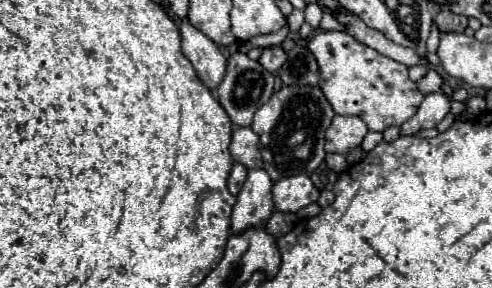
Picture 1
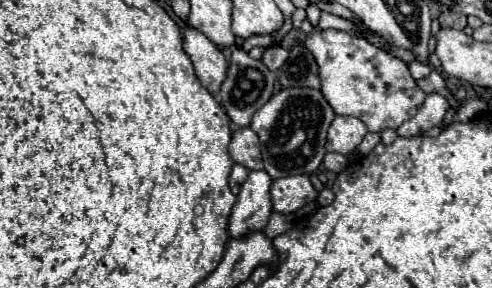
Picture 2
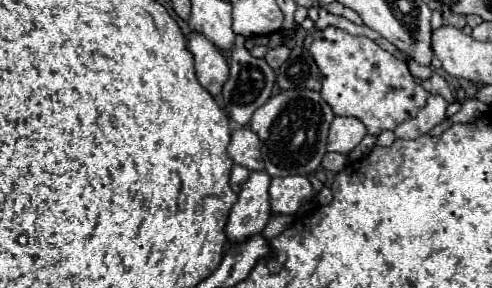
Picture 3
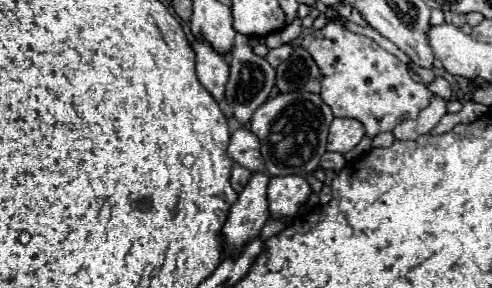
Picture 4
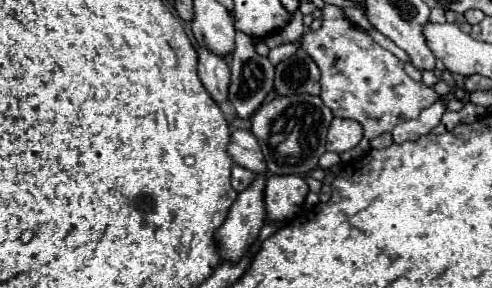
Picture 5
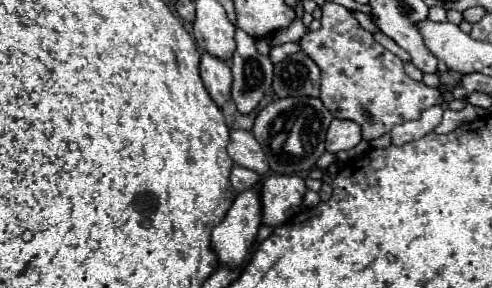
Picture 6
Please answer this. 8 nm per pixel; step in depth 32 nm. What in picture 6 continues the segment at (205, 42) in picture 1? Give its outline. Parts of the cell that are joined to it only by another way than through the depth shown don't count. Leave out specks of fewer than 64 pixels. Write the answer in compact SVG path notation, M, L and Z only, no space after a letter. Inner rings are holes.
M202 52L200 76L204 80L210 98L222 108L230 100L230 88L232 88L232 72L228 64L210 56L208 52Z

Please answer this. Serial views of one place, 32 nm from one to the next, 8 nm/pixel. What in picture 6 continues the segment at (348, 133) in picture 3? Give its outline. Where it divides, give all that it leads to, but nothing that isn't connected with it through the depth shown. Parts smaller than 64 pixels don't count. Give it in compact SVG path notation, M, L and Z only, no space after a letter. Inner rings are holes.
M334 118L328 128L328 134L326 134L326 150L332 154L336 154L340 150L350 150L360 140L362 140L362 134L360 134L360 126L356 122Z

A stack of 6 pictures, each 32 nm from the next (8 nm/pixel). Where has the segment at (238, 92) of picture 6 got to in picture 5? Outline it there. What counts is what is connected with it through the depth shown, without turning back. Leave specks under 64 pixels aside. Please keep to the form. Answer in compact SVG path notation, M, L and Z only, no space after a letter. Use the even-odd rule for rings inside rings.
M238 30L230 70L232 80L228 98L240 118L250 118L258 110L266 94L272 90L274 66L266 56L260 56L254 50L254 40Z

